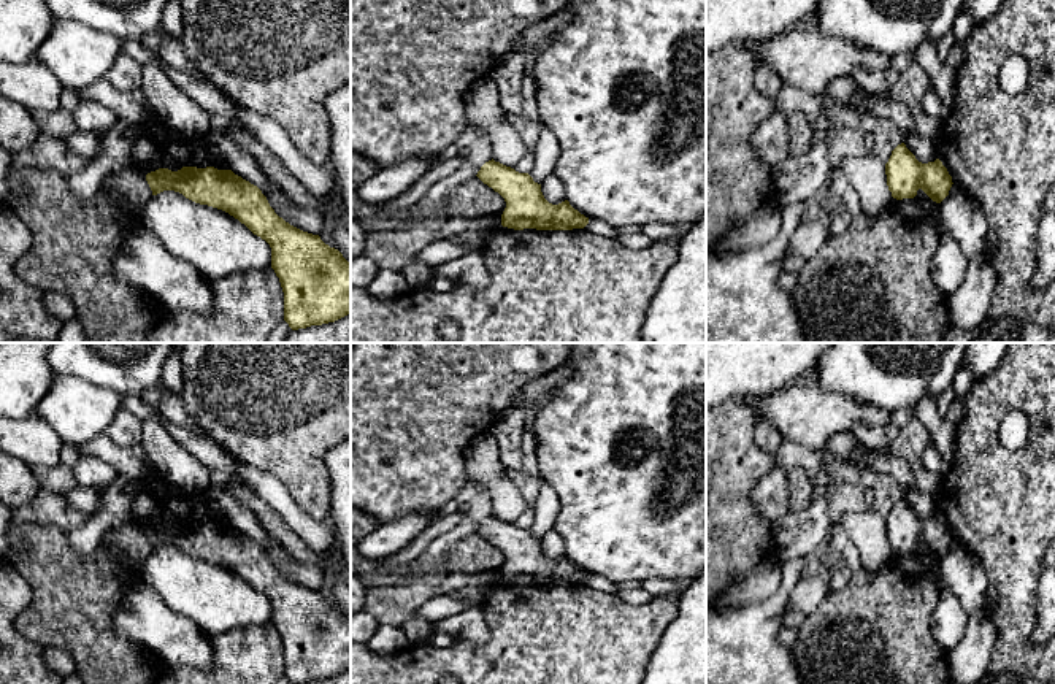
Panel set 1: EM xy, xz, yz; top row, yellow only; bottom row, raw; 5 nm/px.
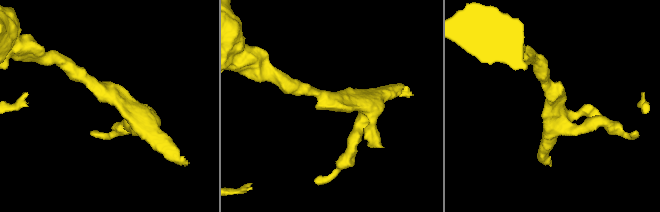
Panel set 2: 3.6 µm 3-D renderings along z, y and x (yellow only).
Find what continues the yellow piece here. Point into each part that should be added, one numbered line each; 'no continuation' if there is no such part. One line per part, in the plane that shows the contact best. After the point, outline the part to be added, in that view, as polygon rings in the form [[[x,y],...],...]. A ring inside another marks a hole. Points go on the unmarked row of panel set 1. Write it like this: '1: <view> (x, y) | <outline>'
no continuation

